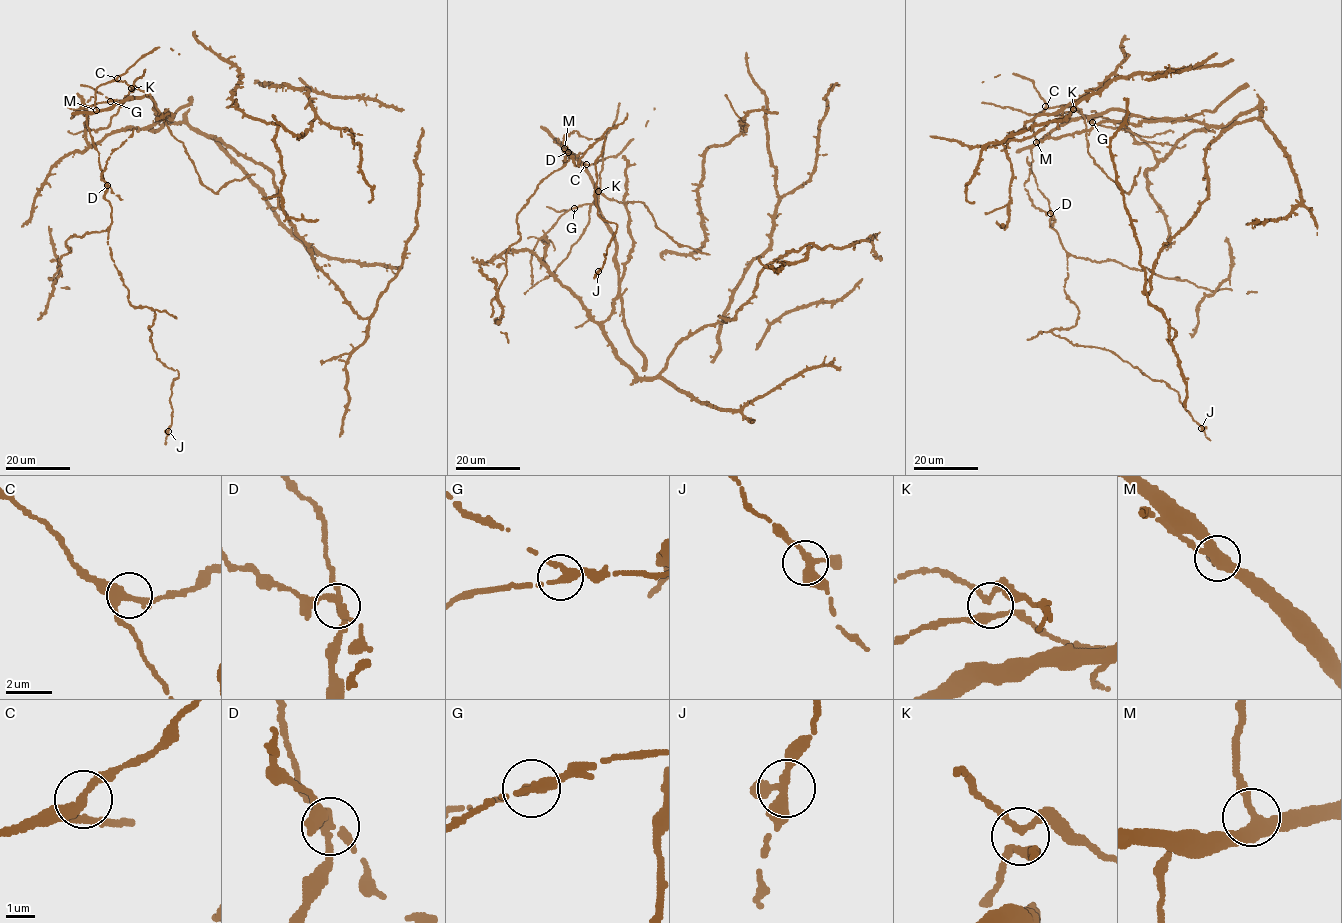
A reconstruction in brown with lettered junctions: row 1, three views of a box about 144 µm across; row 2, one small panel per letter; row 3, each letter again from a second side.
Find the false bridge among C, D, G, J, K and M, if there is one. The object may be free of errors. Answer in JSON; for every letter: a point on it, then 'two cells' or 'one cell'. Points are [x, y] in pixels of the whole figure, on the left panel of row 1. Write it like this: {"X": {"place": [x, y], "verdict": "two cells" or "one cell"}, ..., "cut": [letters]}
{"C": {"place": [117, 78], "verdict": "one cell"}, "D": {"place": [107, 185], "verdict": "two cells"}, "G": {"place": [110, 101], "verdict": "one cell"}, "J": {"place": [168, 431], "verdict": "one cell"}, "K": {"place": [131, 88], "verdict": "one cell"}, "M": {"place": [96, 110], "verdict": "one cell"}, "cut": ["D"]}

